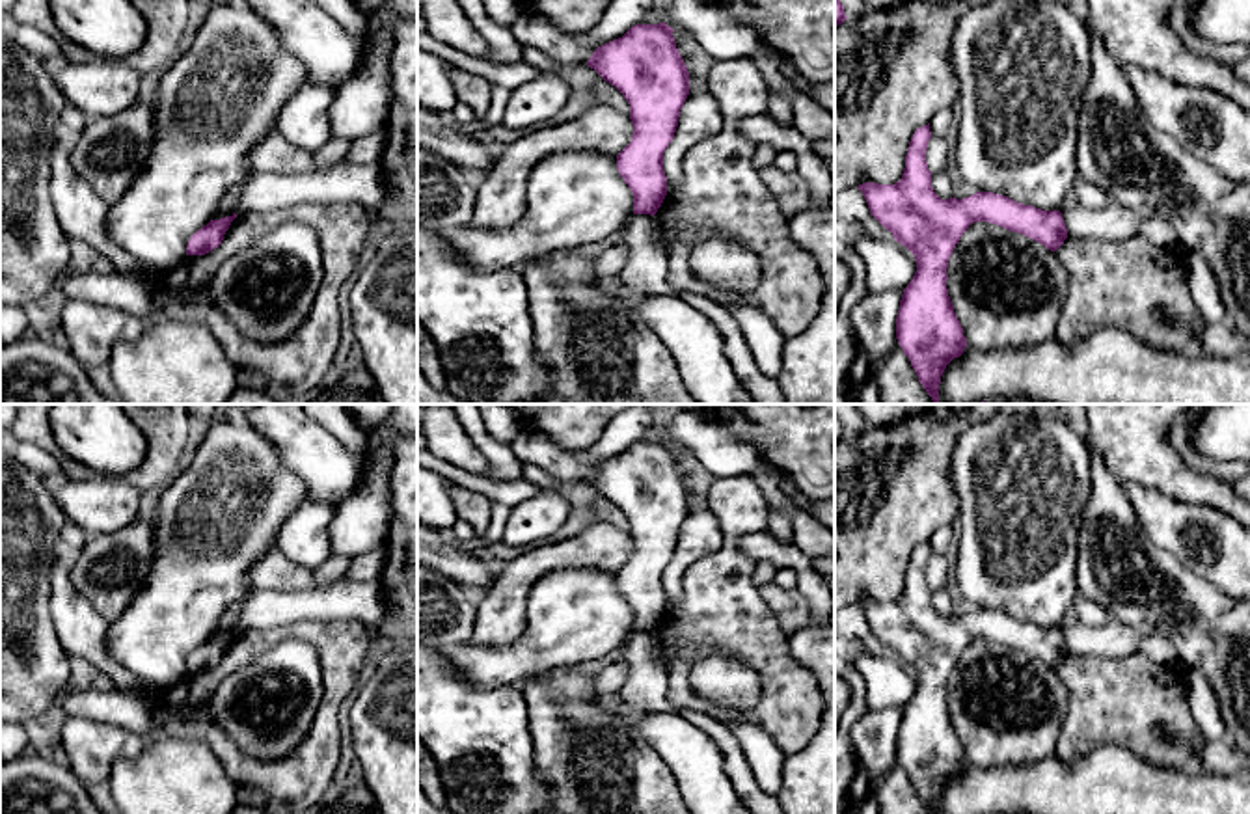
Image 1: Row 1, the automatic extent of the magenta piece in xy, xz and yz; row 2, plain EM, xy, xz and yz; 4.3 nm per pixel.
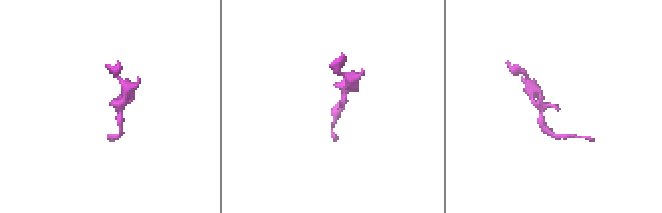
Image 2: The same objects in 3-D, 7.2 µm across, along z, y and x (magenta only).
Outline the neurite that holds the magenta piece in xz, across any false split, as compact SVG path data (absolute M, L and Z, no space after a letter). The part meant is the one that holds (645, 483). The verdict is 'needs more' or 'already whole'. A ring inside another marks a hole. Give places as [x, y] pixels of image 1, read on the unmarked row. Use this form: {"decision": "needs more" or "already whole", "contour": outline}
{"decision": "already whole", "contour": "M665 440L635 441L587 479L630 522L633 551L617 572L617 587L633 611L633 631L654 633L667 613L663 570L689 512L689 490L673 449Z"}

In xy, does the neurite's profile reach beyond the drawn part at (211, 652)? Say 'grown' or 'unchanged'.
unchanged

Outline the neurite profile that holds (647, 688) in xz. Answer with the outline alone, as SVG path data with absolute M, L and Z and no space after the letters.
M633 631L620 646L620 665L628 667L628 678L617 691L624 706L641 712L676 712L669 699L667 671L652 658L654 637L650 631Z

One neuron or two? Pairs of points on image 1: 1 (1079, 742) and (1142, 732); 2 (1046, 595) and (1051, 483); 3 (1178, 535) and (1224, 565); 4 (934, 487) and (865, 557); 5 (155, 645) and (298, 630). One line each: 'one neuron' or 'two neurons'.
1: one neuron
2: one neuron
3: one neuron
4: one neuron
5: two neurons

